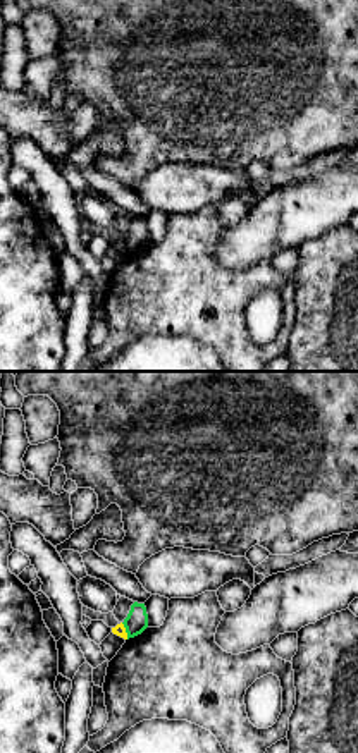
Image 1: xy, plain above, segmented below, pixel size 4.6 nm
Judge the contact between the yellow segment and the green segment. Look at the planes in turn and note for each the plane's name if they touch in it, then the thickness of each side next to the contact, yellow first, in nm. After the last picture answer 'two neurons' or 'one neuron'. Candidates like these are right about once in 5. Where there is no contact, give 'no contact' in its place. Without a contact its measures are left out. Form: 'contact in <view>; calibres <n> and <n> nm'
contact in xy; calibres 60 and 110 nm

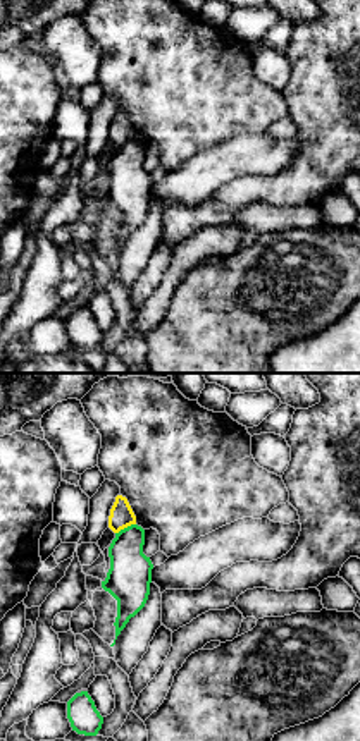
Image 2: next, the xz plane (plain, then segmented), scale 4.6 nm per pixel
contact in xz; calibres 110 and 200 nm

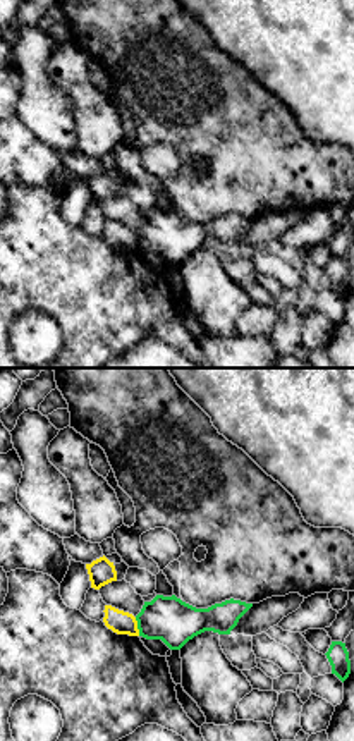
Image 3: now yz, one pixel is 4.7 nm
contact in yz; calibres 110 and 200 nm

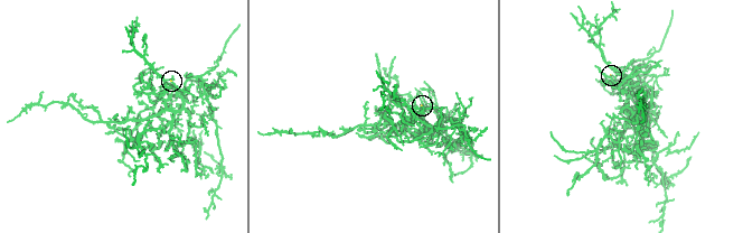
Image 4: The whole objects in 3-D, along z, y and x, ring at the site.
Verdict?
two neurons

